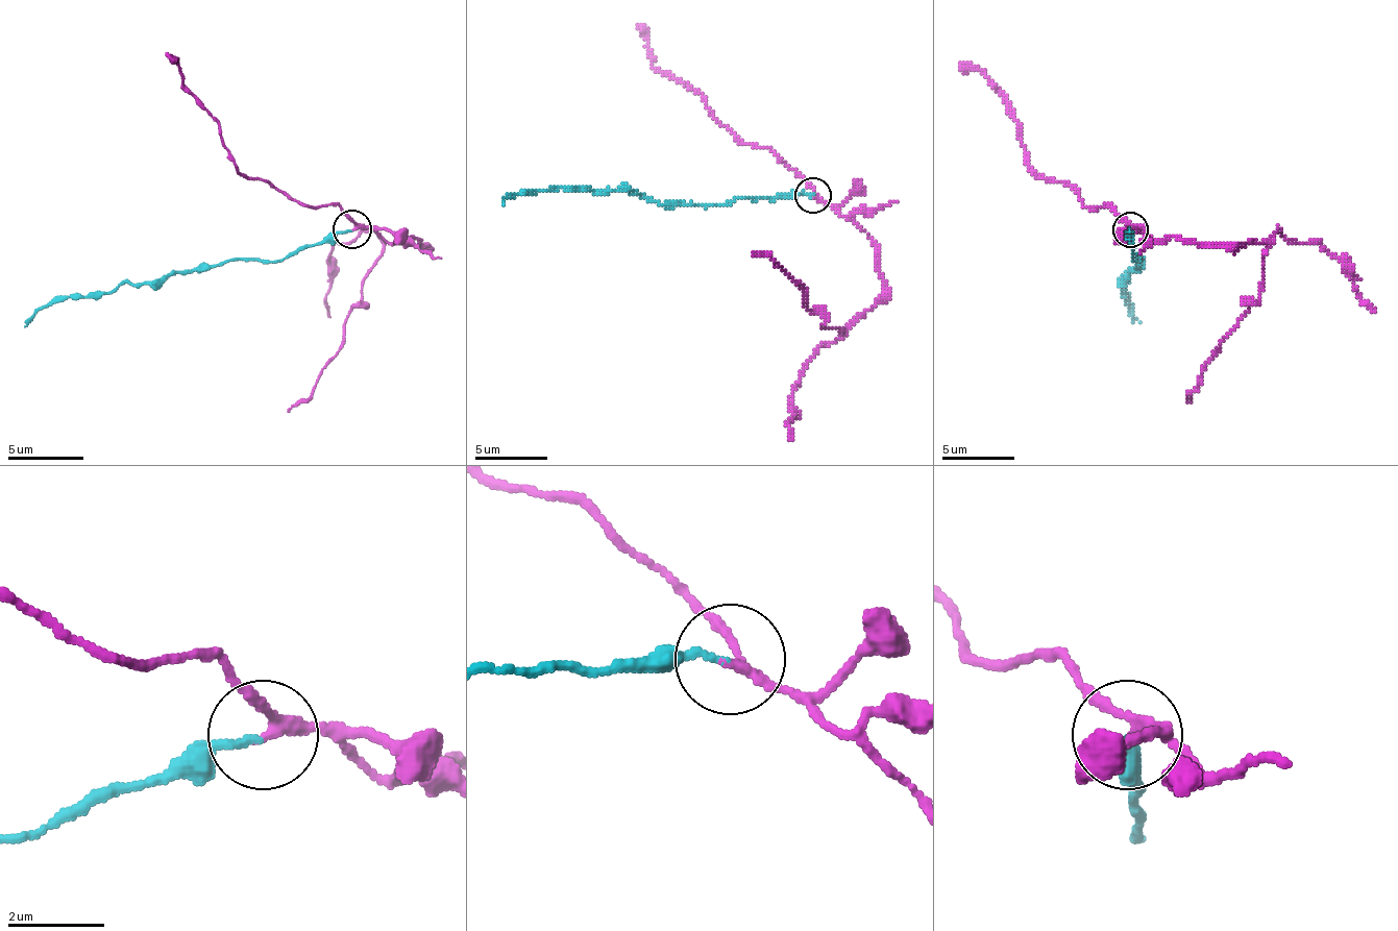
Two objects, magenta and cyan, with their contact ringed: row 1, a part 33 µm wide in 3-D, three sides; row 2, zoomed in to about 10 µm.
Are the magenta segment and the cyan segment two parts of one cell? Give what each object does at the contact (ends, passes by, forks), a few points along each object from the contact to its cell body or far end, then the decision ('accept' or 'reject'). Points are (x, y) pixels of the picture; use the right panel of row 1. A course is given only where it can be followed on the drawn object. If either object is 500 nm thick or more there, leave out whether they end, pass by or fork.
magenta passes by | cyan ends | magenta via (1129, 228), (1161, 243), (1169, 236), (1267, 246), (1255, 300), (1241, 315), (1201, 373), (1187, 401) | cyan via (1129, 233), (1141, 265), (1126, 279), (1122, 290), (1129, 312), (1141, 322) | reject

